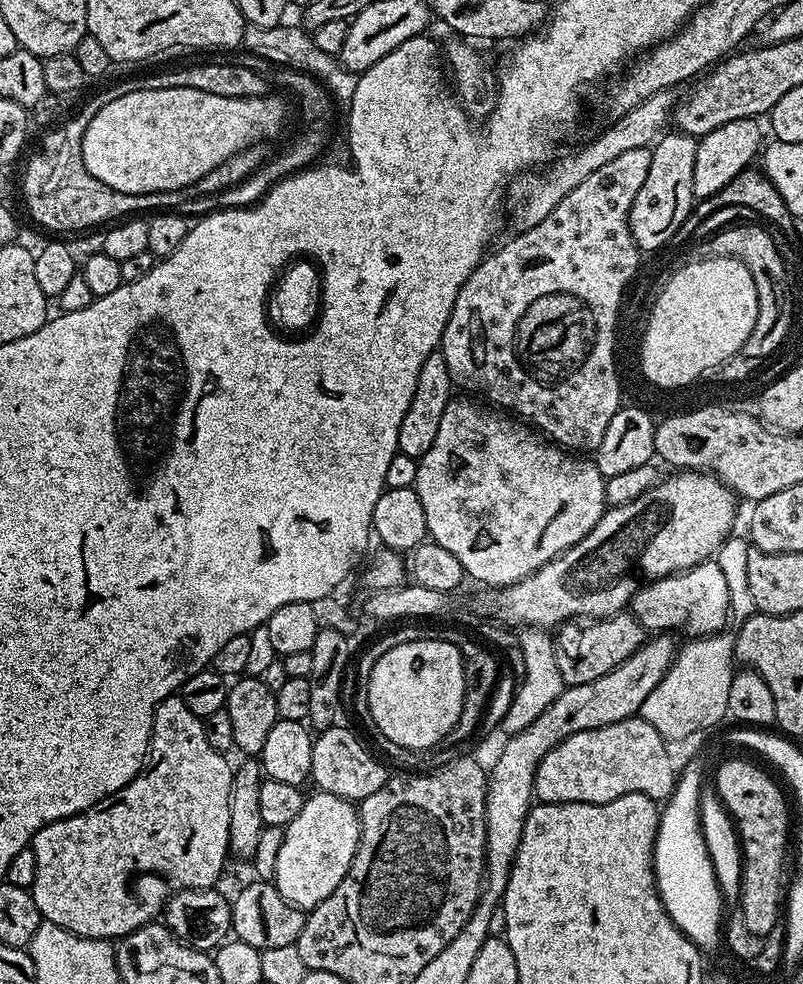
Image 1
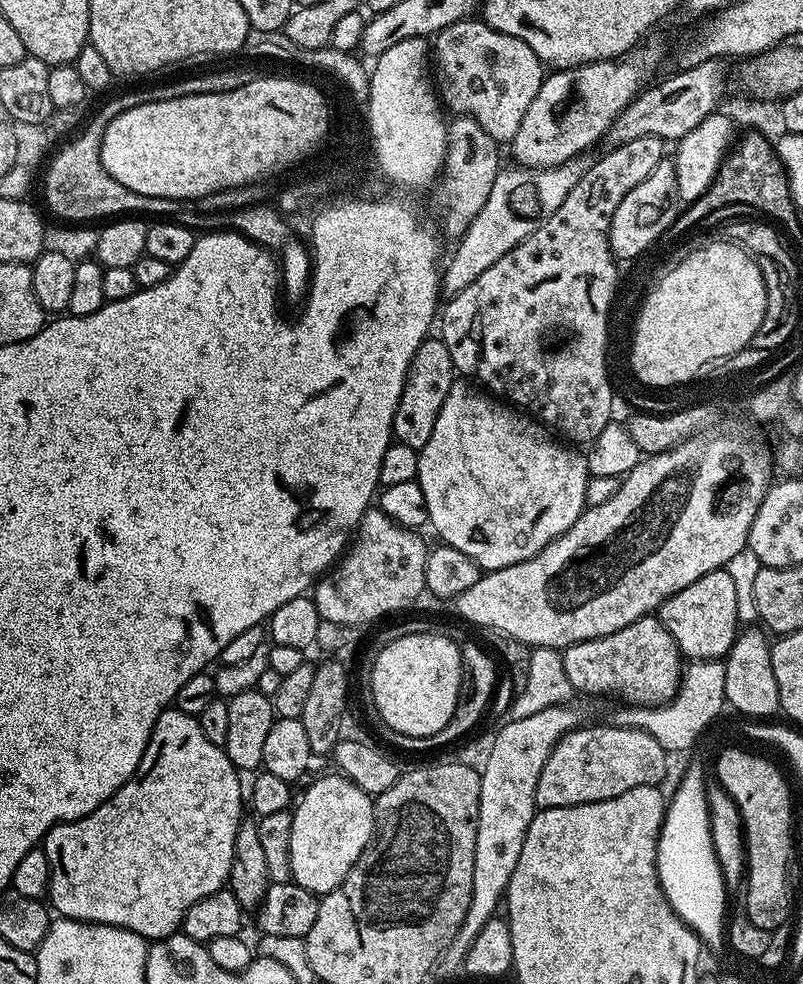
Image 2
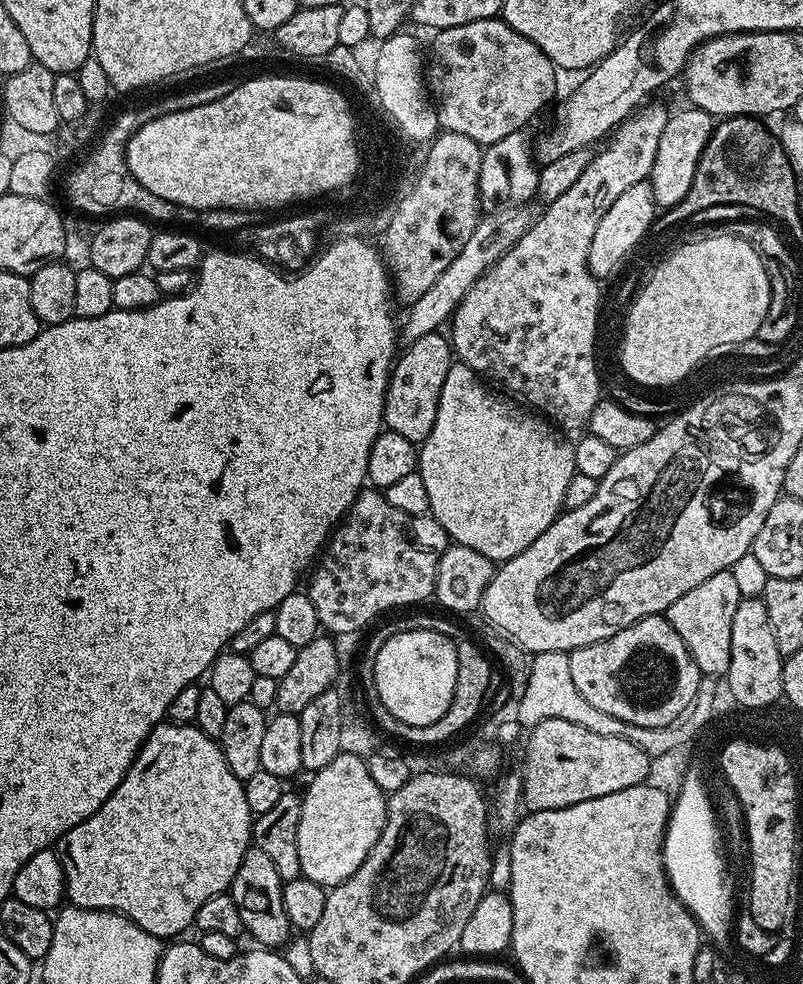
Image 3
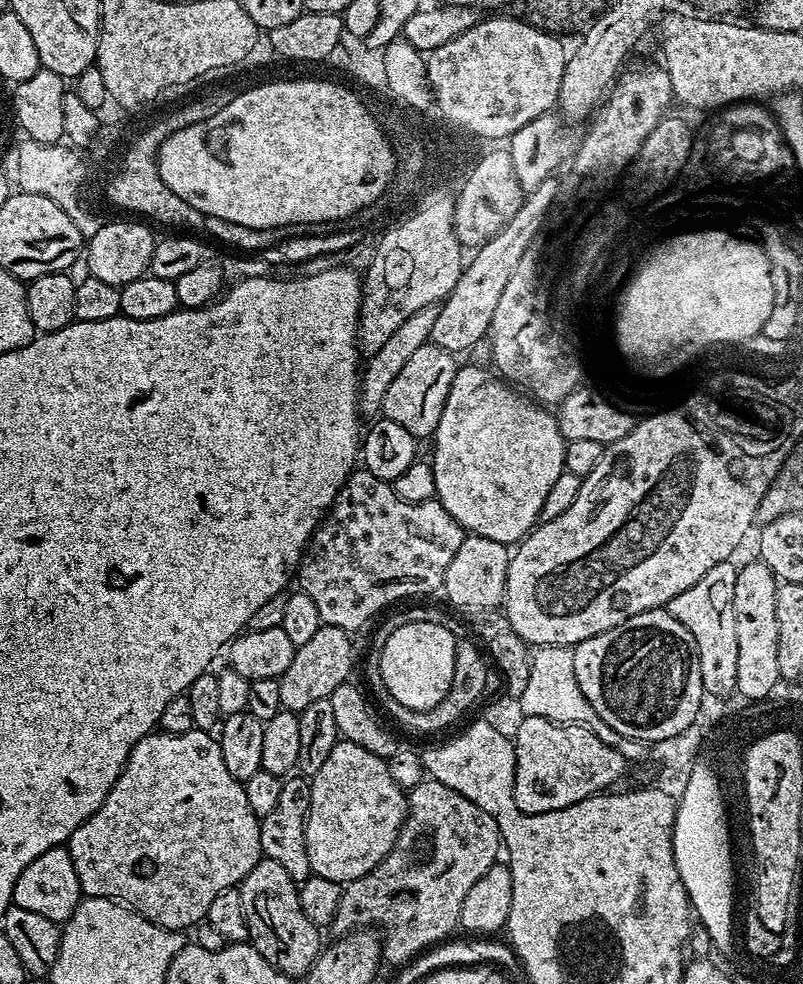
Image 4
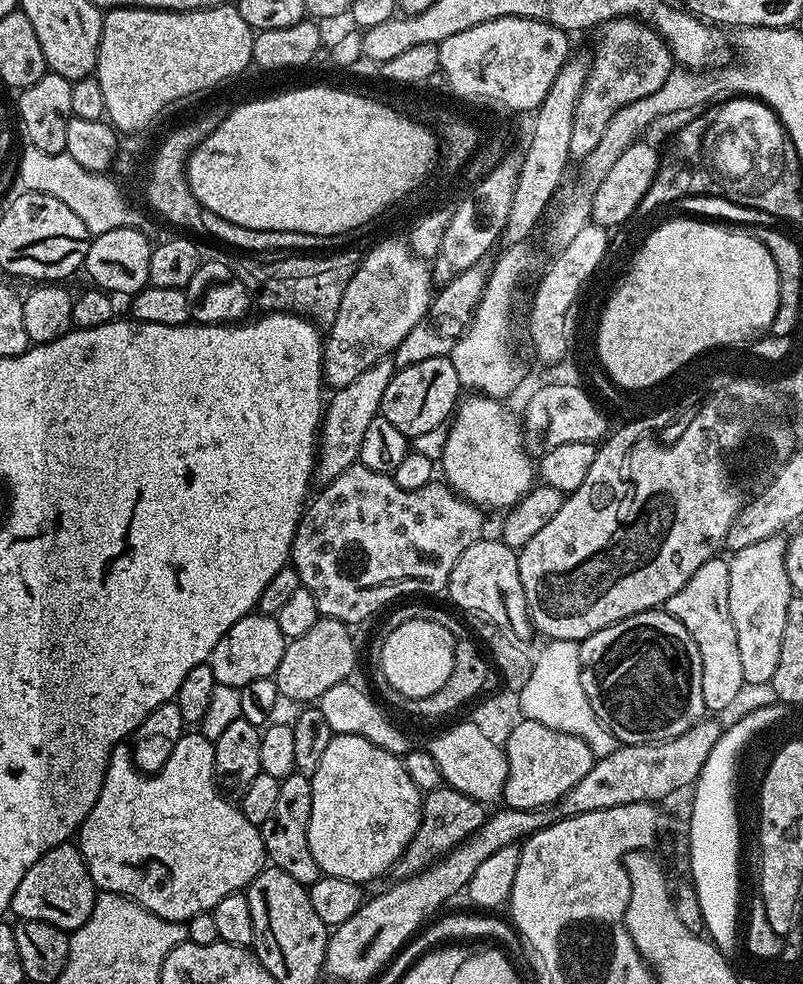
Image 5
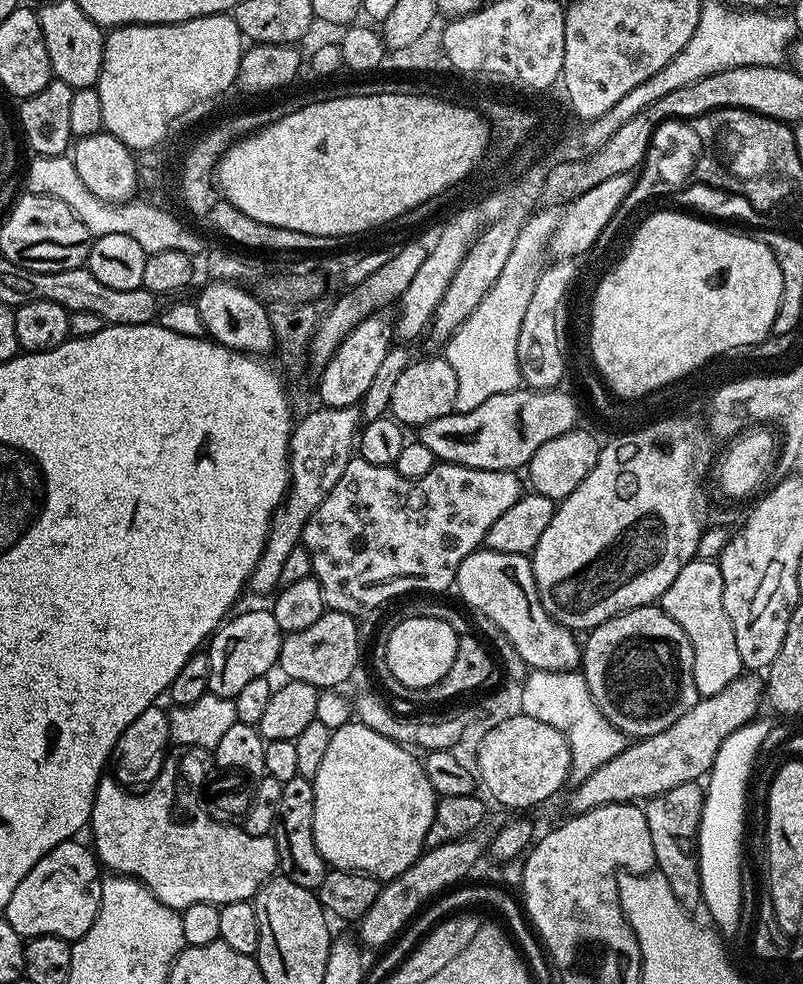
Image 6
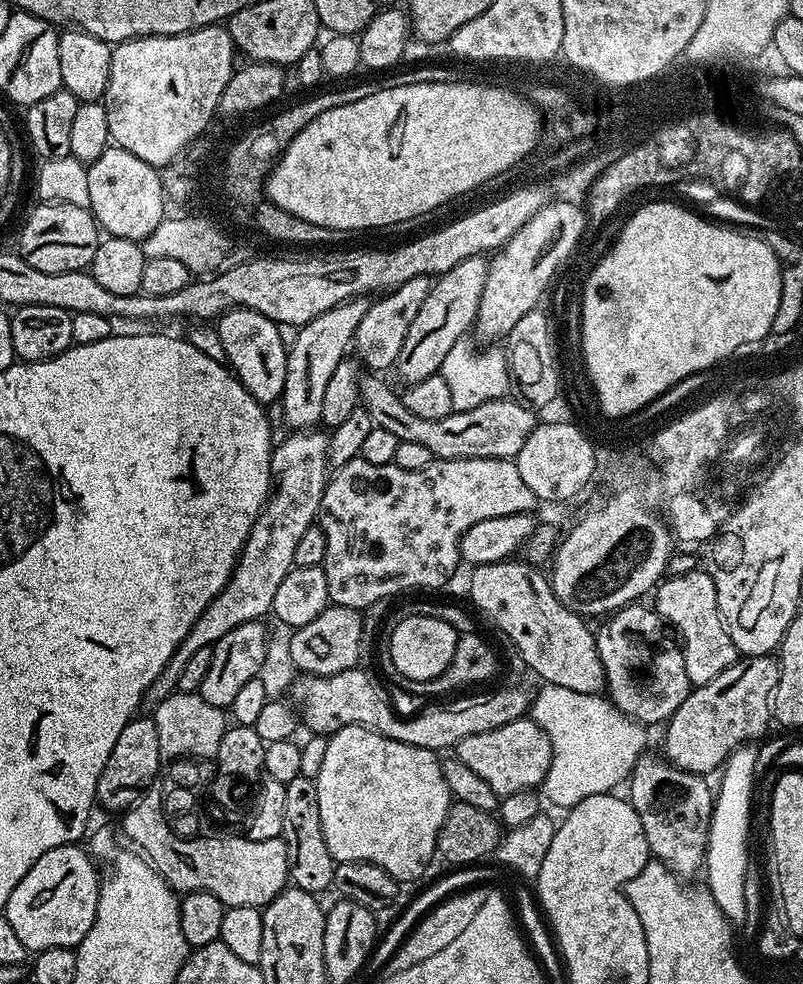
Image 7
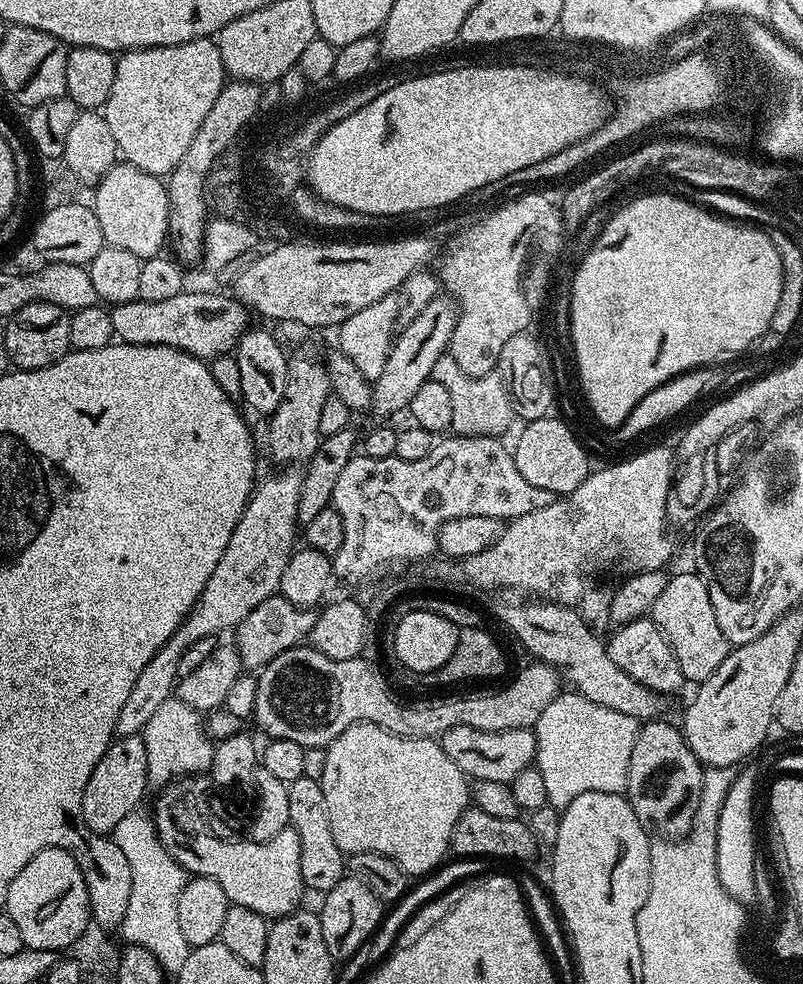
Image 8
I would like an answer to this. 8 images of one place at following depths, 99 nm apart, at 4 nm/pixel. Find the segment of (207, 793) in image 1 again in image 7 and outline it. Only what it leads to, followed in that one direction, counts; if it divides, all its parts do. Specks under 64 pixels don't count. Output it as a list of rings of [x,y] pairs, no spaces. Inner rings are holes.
[[[176,758],[165,763],[140,799],[123,813],[124,832],[177,893],[209,892],[230,908],[254,906],[263,909],[289,887],[286,842],[283,838],[254,842],[244,834],[207,836],[196,828],[188,828],[184,820],[196,820],[200,816],[196,809],[199,766],[192,758]]]

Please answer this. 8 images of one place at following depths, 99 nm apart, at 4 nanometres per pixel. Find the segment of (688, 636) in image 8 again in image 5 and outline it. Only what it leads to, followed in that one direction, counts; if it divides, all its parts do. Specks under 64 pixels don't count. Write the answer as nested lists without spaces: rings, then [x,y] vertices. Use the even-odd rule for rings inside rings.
[[[720,559],[702,562],[702,566],[690,574],[690,582],[662,605],[663,611],[686,626],[686,634],[690,634],[694,646],[698,646],[702,658],[702,702],[709,713],[726,711],[739,698],[740,691],[746,688],[738,655],[738,634],[734,634],[734,618],[730,618],[728,560]]]

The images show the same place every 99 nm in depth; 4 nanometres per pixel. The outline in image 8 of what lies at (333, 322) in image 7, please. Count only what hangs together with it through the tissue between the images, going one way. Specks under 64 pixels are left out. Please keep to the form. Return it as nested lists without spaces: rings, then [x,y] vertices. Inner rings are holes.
[[[310,349],[292,352],[286,374],[286,394],[278,402],[278,410],[270,413],[272,420],[268,424],[268,448],[277,460],[277,465],[288,466],[293,462],[307,462],[318,450],[322,439],[318,430],[318,421],[322,406],[332,392],[332,383],[328,381],[328,370],[322,356]]]

